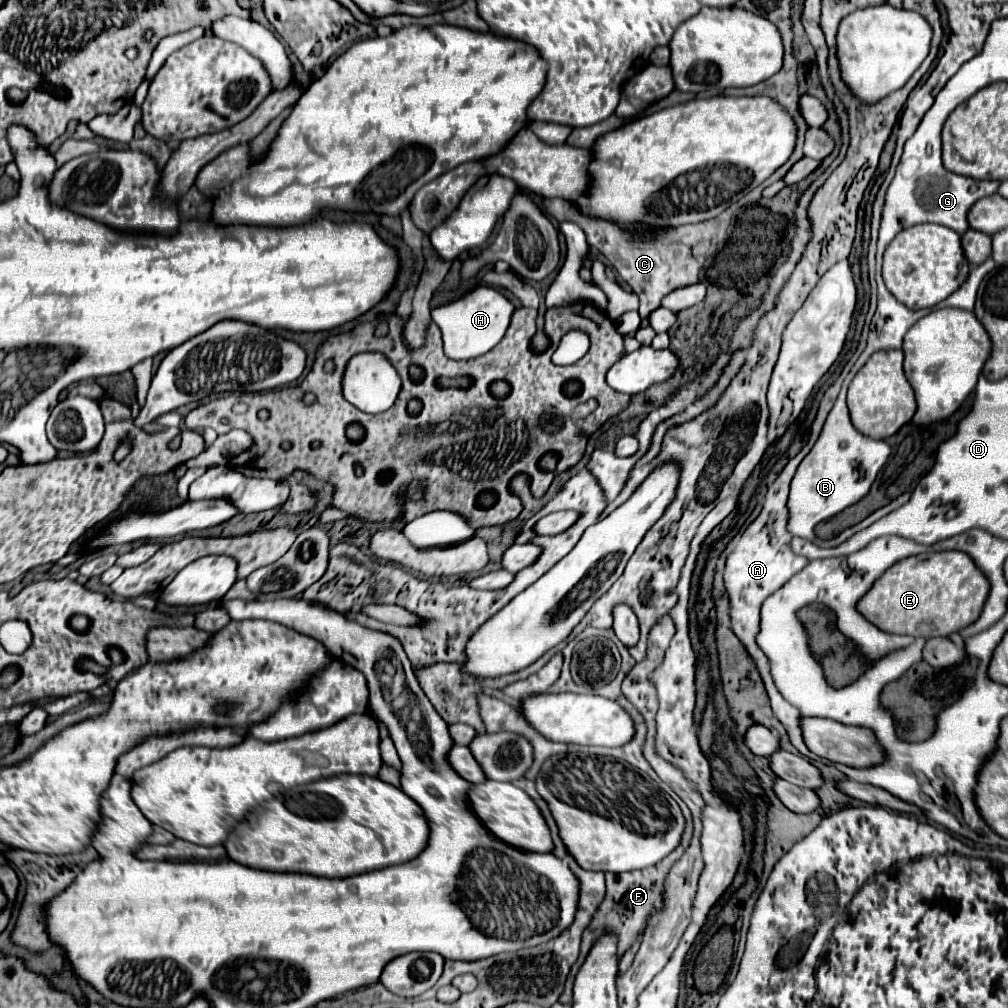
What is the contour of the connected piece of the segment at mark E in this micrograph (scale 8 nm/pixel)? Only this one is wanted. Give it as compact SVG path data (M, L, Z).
M962 551L926 553L892 565L858 603L858 611L876 627L896 635L922 639L948 637L972 625L990 595L988 577Z

